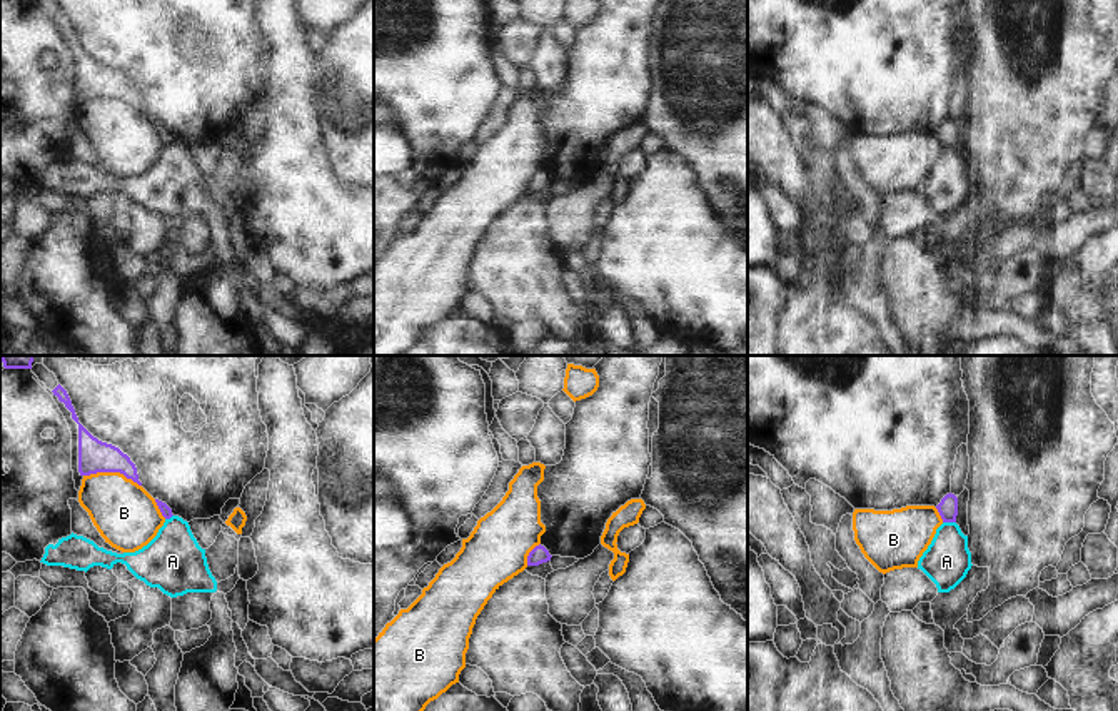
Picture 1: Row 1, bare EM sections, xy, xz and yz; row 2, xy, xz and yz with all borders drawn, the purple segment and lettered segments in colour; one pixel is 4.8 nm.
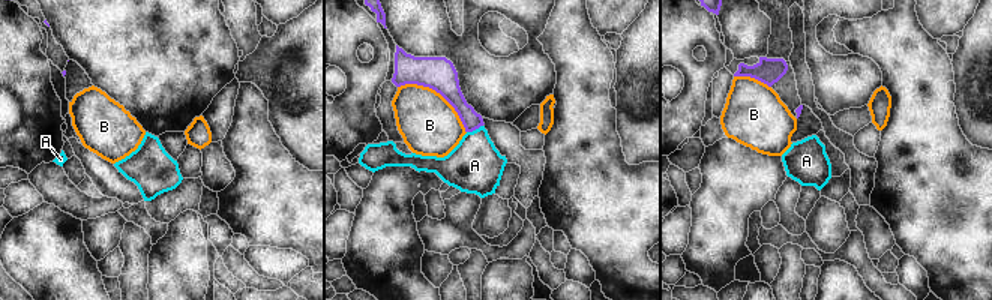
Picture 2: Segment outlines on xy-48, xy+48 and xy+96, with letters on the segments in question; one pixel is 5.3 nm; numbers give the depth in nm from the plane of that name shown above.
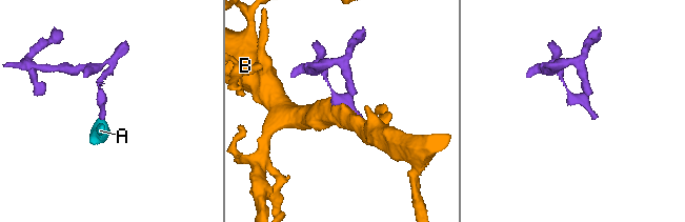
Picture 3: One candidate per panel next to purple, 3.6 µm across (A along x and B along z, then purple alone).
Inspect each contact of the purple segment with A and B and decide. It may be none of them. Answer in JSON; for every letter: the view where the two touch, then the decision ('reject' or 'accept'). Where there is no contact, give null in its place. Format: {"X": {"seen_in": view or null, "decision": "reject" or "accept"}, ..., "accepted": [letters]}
{"A": {"seen_in": "yz", "decision": "reject"}, "B": {"seen_in": "xy", "decision": "reject"}, "accepted": []}

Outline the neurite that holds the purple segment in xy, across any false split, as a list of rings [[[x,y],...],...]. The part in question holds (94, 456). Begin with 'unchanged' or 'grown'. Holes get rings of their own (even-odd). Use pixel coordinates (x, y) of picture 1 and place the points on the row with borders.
unchanged; [[[58,384],[53,391],[53,396],[72,412],[72,419],[78,424],[78,472],[80,476],[90,476],[97,472],[120,472],[127,479],[132,479],[138,486],[137,467],[127,454],[118,447],[102,442],[93,437],[80,422],[72,406],[72,401],[67,391]]]

